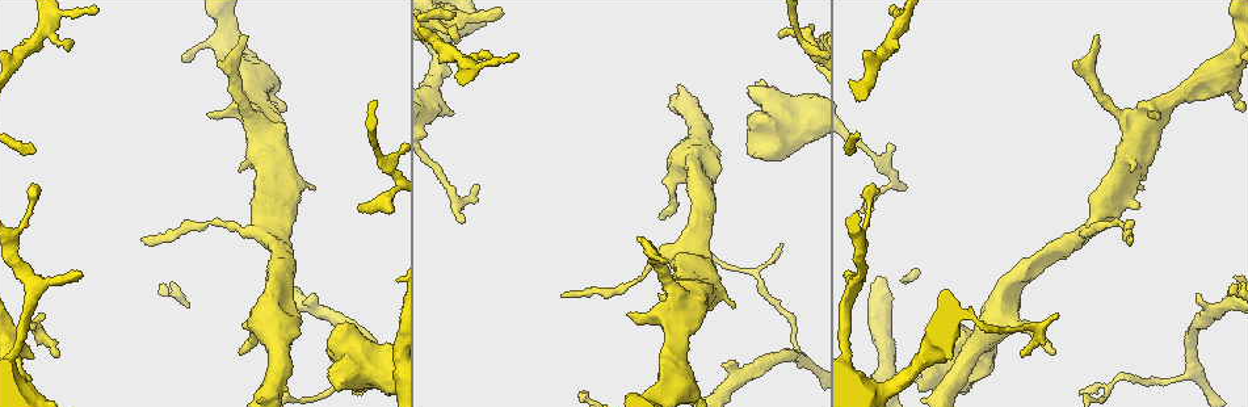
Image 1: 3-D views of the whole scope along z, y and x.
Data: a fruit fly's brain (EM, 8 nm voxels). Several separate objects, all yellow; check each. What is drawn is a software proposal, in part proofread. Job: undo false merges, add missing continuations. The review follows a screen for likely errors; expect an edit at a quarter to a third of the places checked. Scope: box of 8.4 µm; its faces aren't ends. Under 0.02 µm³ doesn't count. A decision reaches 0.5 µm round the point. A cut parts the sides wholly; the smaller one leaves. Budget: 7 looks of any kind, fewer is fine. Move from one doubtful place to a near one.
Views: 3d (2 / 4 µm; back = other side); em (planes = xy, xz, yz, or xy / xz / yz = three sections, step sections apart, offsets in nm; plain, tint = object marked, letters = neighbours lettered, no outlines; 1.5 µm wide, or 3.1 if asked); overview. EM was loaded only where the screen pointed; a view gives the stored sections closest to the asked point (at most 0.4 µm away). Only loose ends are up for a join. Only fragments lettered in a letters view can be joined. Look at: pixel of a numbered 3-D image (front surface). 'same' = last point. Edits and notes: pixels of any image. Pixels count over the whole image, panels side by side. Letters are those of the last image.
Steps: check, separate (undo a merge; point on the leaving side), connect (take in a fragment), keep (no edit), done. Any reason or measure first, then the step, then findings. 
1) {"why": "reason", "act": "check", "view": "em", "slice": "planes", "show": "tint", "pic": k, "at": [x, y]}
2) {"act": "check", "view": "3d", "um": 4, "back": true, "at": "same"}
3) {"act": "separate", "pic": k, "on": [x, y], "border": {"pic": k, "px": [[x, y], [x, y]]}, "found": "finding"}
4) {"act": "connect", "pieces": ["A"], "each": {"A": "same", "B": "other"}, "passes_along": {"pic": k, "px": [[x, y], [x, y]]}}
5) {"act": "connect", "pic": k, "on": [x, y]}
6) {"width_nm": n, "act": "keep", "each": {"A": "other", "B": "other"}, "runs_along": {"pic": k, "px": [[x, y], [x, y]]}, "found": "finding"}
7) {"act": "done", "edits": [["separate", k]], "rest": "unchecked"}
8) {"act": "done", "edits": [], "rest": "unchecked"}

{"why": "stops while still wide", "act": "check", "view": "em", "slice": "planes", "show": "letters", "pic": 1, "at": [757, 157]}

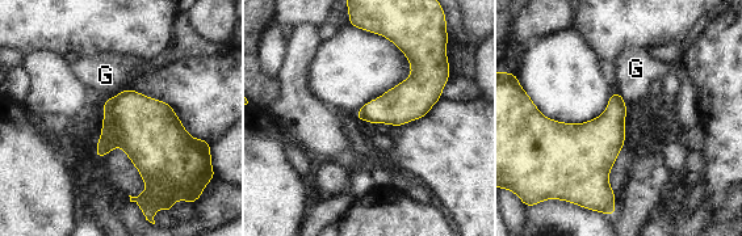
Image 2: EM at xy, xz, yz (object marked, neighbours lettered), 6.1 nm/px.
{"act": "keep", "each": {"G": "other"}, "border": {"pic": 2, "px": [[130, 88], [122, 89], [103, 102]]}, "found": "no lettered fragment goes on from it"}

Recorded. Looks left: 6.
{"why": "free end", "act": "check", "view": "3d", "um": 2, "pic": 1, "at": [315, 296]}

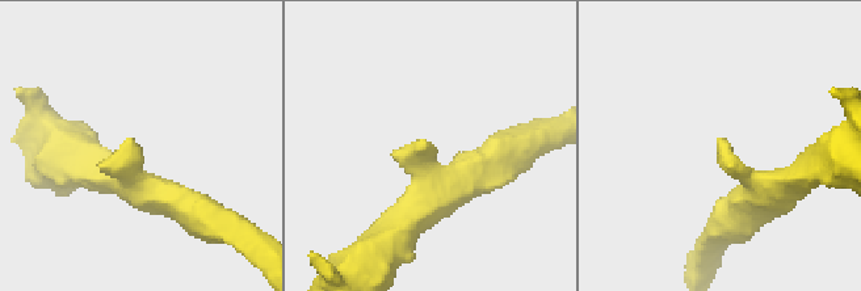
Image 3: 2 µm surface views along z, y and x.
{"arm_widths_nm": [280, 280], "act": "check", "view": "em", "slice": "xz", "step": 4, "show": "tint", "pic": 3, "at": [724, 140]}

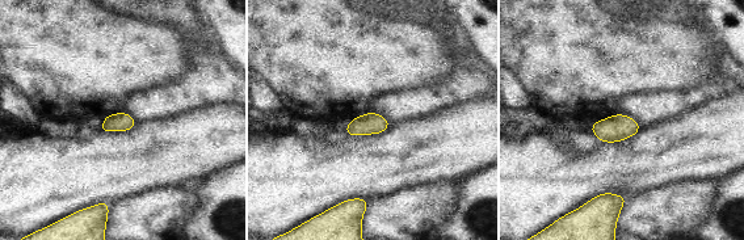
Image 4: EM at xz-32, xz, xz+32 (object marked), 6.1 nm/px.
{"act": "check", "view": "em", "slice": "planes", "show": "letters", "at": "same"}

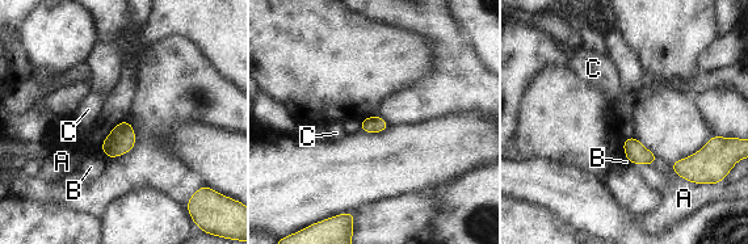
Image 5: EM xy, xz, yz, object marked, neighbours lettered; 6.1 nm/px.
{"act": "keep", "each": {"A": "other", "B": "other", "C": "other"}, "found": "none of them fits"}

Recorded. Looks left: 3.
{"why": "free end", "act": "check", "view": "em", "slice": "planes", "show": "letters", "pic": 1, "at": [1095, 36]}

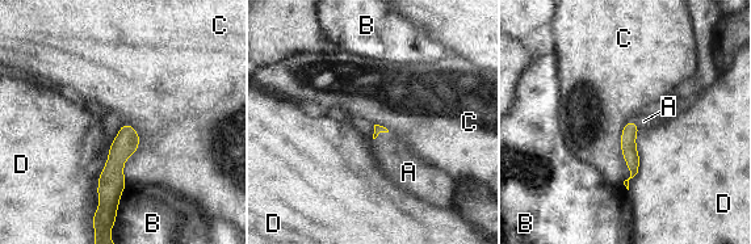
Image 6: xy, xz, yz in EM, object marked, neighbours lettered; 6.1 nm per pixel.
{"act": "connect", "pieces": ["A"], "each": {"A": "same", "B": "other", "C": "other", "D": "other"}, "found": "the neuron continues"}

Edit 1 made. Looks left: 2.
{"act": "done", "edits": [["connect", 6]], "rest": "unchecked"}

